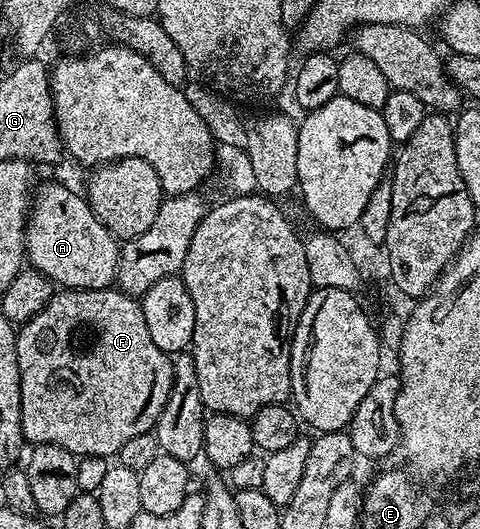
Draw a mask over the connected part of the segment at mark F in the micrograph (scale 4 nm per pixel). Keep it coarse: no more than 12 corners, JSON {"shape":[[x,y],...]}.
{"shape":[[61,288],[19,326],[22,435],[112,459],[172,357],[139,300]]}

